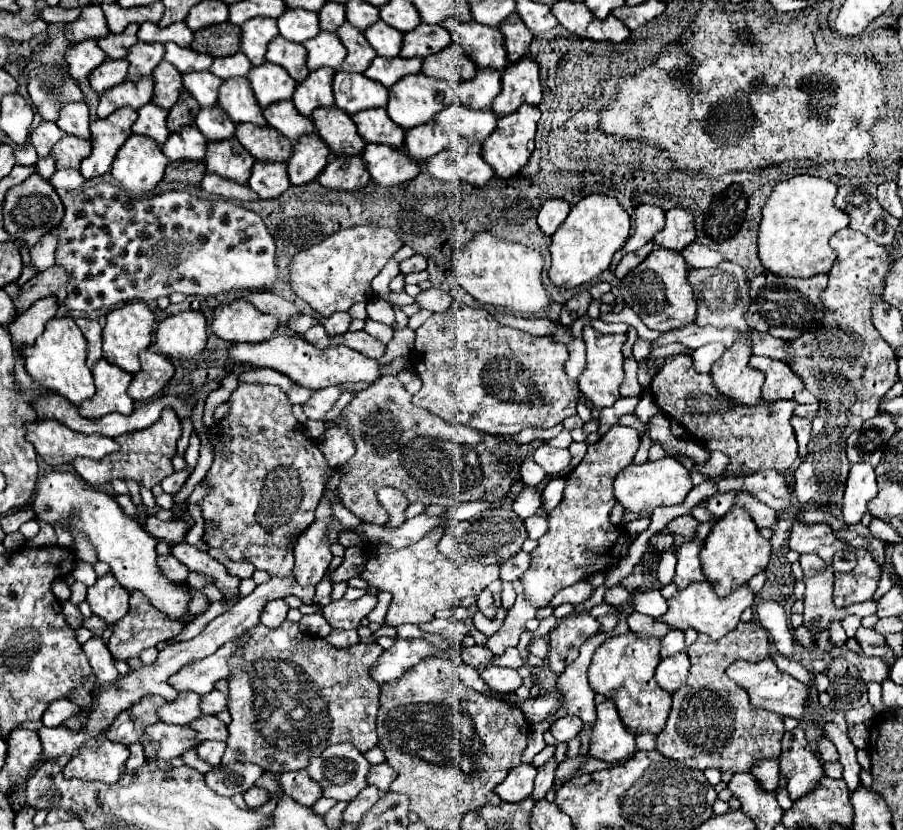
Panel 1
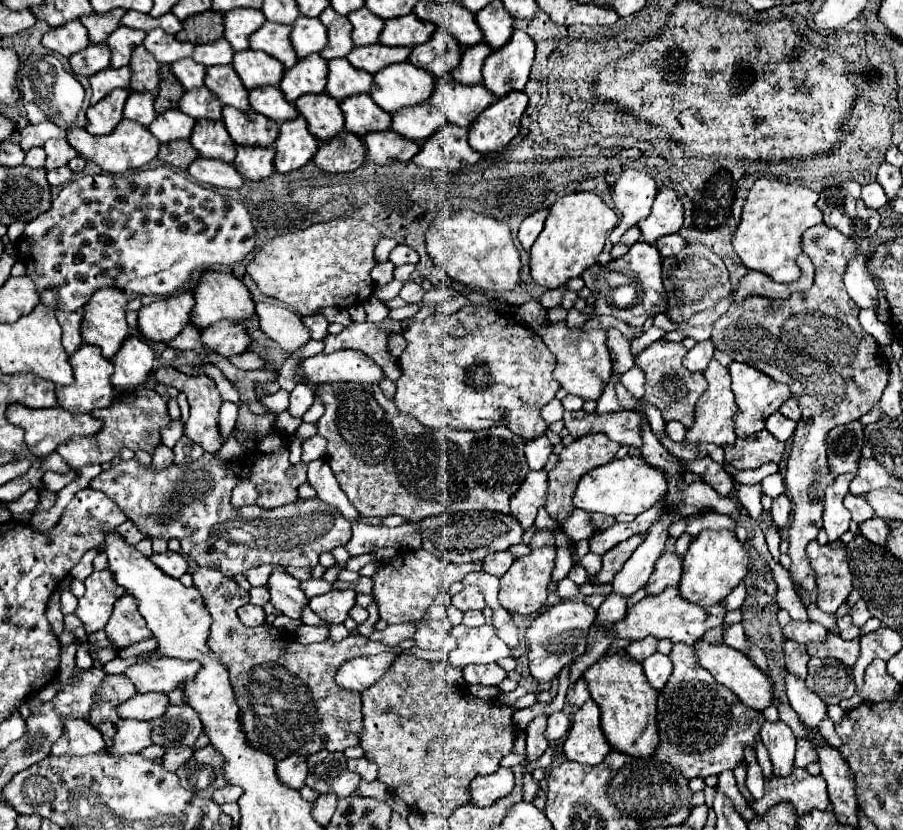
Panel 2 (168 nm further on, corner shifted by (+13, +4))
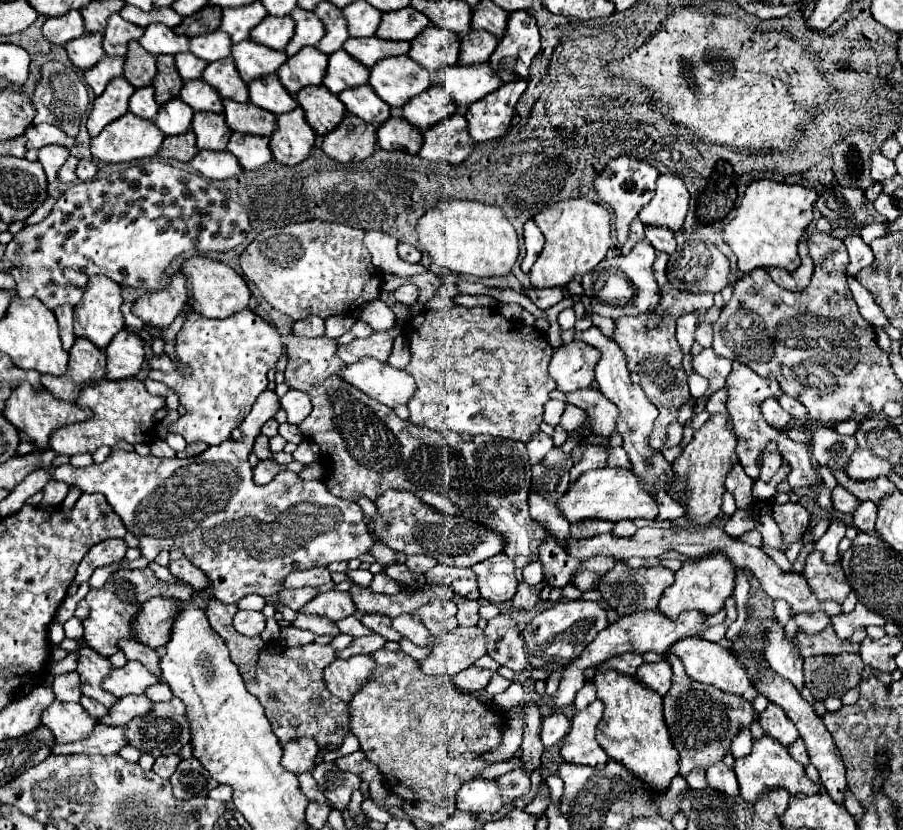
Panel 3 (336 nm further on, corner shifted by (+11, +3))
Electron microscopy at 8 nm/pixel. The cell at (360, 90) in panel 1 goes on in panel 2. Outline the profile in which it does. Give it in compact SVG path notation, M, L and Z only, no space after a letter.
M347 59L329 61L329 77L327 77L327 93L337 101L357 95L369 93L373 75L365 71L357 71Z

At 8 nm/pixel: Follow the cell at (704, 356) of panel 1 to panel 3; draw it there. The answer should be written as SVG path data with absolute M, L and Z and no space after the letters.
M703 348L693 358L693 368L695 368L697 374L701 374L709 380L709 390L707 390L707 396L709 396L715 390L725 386L725 378L731 372L731 360L717 356L713 352L713 348Z

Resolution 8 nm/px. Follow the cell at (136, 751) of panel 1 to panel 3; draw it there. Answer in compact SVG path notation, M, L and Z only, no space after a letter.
M87 696L81 698L81 706L89 712L89 716L93 716L93 718L97 718L97 720L107 714L107 708L105 708L105 706L99 706L95 700L89 700Z

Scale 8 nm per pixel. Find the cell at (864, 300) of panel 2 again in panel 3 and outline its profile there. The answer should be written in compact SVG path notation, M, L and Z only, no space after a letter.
M849 234L845 236L845 246L849 252L849 266L847 266L847 276L857 276L863 268L869 268L873 264L873 252L871 248L861 240L861 236Z

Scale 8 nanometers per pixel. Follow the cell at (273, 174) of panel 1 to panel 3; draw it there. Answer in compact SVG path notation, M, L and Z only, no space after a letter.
M233 134L227 150L231 150L231 154L237 156L243 170L257 170L273 160L273 154L269 150L269 138L263 136Z

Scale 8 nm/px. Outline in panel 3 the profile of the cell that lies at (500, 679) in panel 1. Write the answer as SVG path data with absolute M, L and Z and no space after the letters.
M471 666L471 668L463 670L463 672L459 672L457 676L453 676L451 682L455 686L461 686L467 692L473 692L473 690L485 688L489 684L491 676L493 676L491 670L485 670L485 668L479 668L479 666Z

